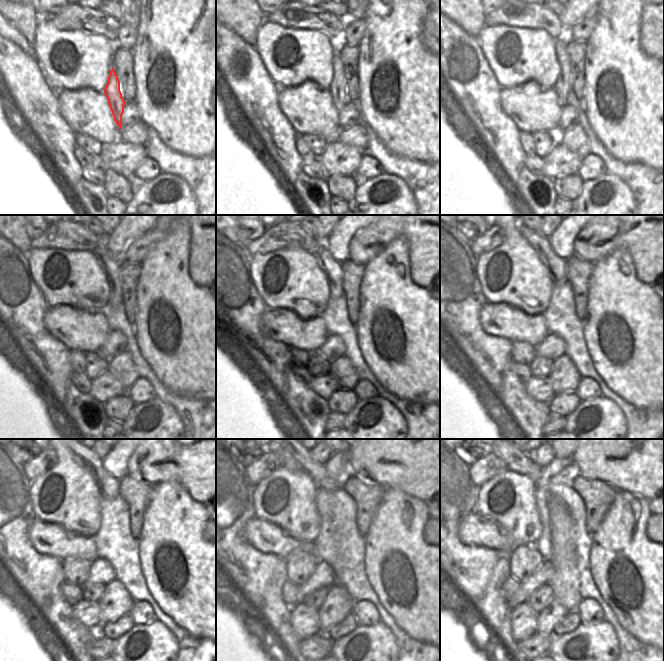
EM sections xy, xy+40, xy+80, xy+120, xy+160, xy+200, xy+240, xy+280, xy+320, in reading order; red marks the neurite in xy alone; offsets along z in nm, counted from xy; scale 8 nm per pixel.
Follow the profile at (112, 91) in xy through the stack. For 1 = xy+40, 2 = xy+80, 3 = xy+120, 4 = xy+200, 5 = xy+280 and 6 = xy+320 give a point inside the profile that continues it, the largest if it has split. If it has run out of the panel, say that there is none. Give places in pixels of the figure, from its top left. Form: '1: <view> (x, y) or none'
1: xy+40 (337, 88)
2: xy+80 (562, 86)
3: xy+120 (111, 265)
4: xy+200 (557, 266)
5: xy+280 (296, 459)
6: xy+320 (517, 459)

